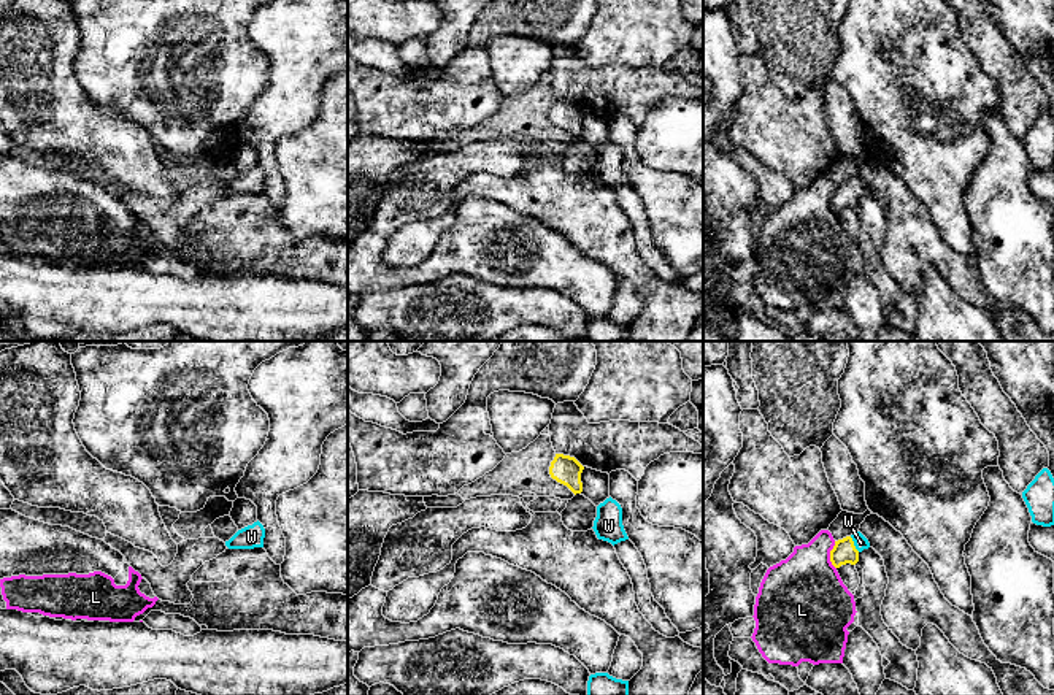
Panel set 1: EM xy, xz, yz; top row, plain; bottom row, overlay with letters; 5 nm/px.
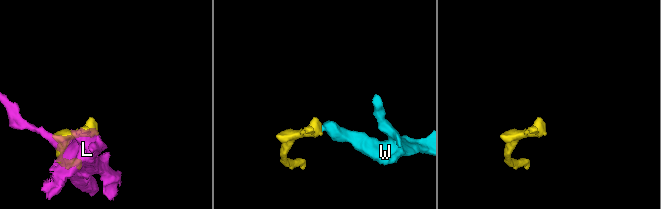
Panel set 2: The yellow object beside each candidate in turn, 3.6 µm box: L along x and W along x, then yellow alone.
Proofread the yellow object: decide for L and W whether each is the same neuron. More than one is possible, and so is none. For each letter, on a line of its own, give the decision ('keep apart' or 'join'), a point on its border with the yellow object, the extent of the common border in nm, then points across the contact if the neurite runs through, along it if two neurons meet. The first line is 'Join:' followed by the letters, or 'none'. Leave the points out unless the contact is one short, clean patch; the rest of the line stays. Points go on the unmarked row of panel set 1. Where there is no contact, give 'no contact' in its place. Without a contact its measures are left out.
Join: W
L: keep apart; contact yz (830, 200); length 140 nm
W: join; contact yz (853, 189); length 90 nm; way yz (843, 197), (853, 189), (861, 188)

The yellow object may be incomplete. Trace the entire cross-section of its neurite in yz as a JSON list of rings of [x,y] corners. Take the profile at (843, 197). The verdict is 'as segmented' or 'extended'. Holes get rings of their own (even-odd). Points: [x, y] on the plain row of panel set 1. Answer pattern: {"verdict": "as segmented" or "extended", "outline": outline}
{"verdict": "extended", "outline": [[[856,176],[851,181],[835,186],[830,195],[830,206],[835,213],[846,208],[856,209],[859,206],[859,198],[868,192],[868,184],[860,176]]]}

